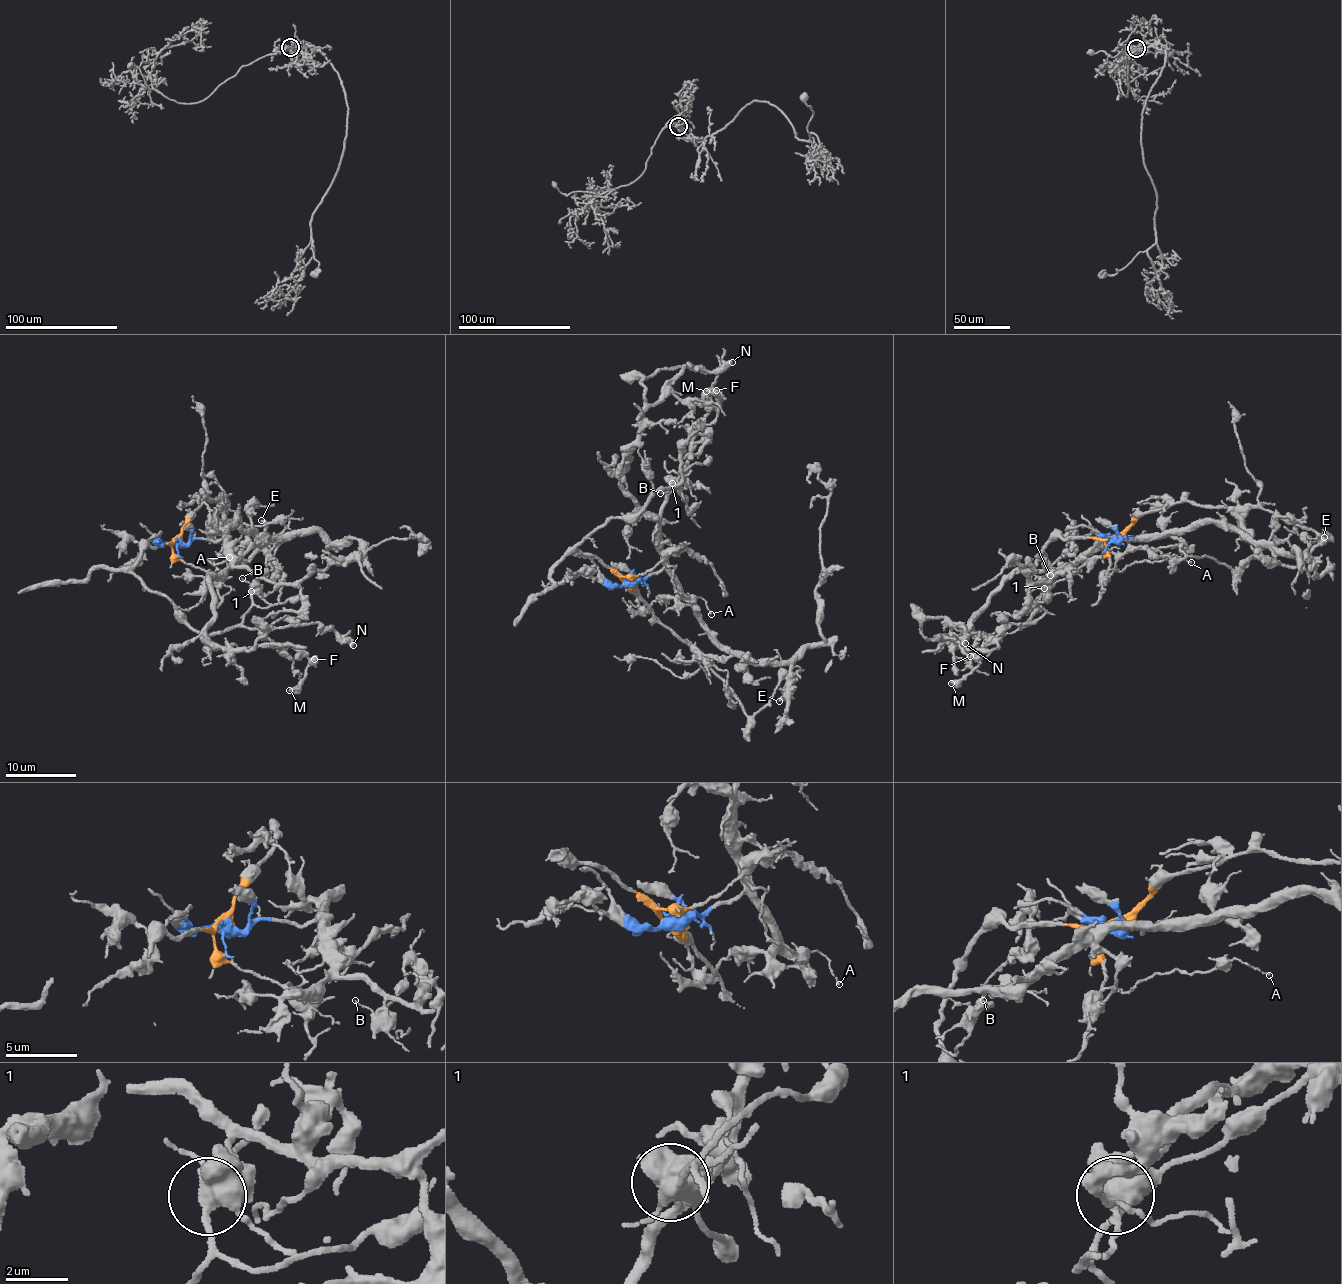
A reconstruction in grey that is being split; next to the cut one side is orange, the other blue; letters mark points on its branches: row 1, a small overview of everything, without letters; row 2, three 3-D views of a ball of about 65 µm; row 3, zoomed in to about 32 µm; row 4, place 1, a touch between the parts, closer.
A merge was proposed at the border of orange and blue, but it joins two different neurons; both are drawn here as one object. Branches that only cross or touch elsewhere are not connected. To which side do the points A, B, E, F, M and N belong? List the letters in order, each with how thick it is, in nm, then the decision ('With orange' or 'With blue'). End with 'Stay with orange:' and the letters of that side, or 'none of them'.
A: Thickness 100 nm. With orange
B: Thickness 100 nm. With orange
E: Thickness 400 nm. With blue
F: Thickness 550 nm. With orange
M: Thickness 400 nm. With orange
N: Thickness 600 nm. With blue
Stay with orange: A, B, F, M

